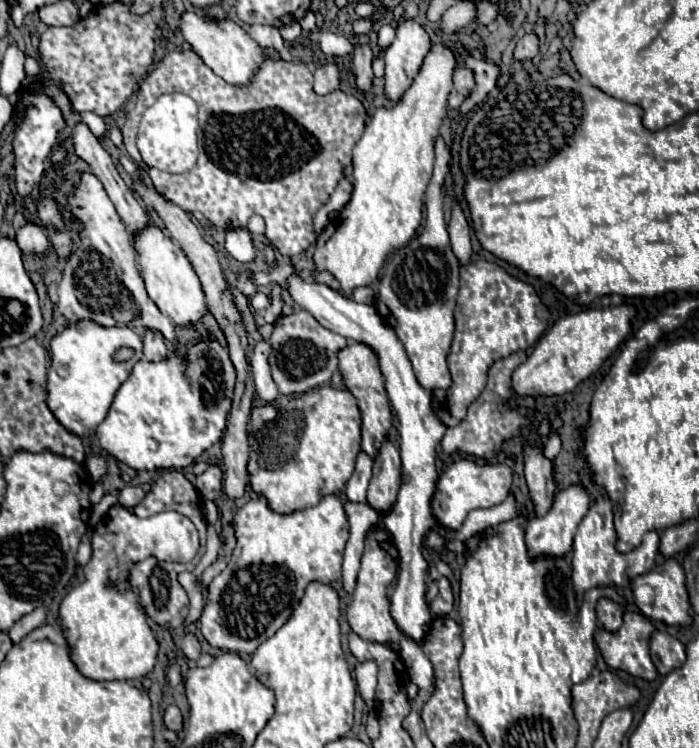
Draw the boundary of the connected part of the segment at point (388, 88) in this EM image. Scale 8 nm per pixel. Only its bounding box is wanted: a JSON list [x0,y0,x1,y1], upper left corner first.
[385,18,429,102]

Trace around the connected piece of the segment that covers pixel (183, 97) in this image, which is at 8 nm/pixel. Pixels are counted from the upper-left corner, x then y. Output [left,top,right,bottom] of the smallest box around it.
[137,94,197,174]

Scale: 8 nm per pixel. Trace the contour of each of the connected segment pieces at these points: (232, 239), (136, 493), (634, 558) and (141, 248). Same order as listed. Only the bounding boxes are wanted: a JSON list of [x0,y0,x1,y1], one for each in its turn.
[[225,228,255,264],[119,486,145,508],[571,494,659,600],[131,224,207,326]]

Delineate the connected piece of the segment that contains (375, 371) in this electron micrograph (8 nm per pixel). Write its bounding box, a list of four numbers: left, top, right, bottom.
[337,342,391,458]

